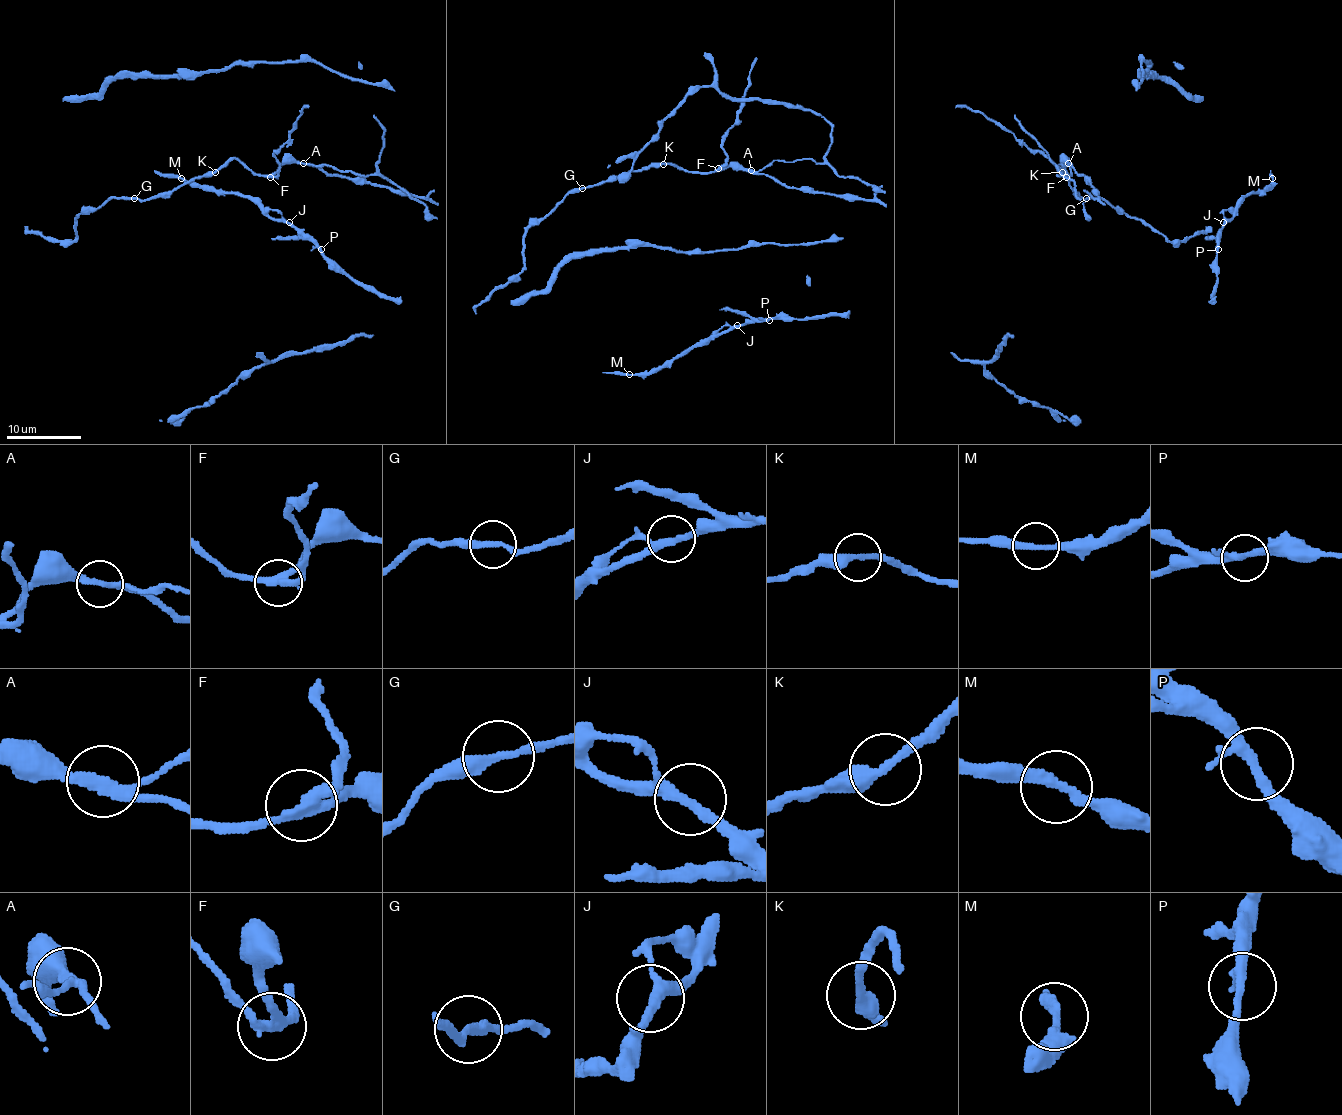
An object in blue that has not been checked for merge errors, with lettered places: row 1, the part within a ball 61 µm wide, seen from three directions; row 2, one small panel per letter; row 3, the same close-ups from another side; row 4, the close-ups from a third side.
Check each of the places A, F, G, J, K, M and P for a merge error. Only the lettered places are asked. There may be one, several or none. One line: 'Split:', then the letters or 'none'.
Split: A, F

